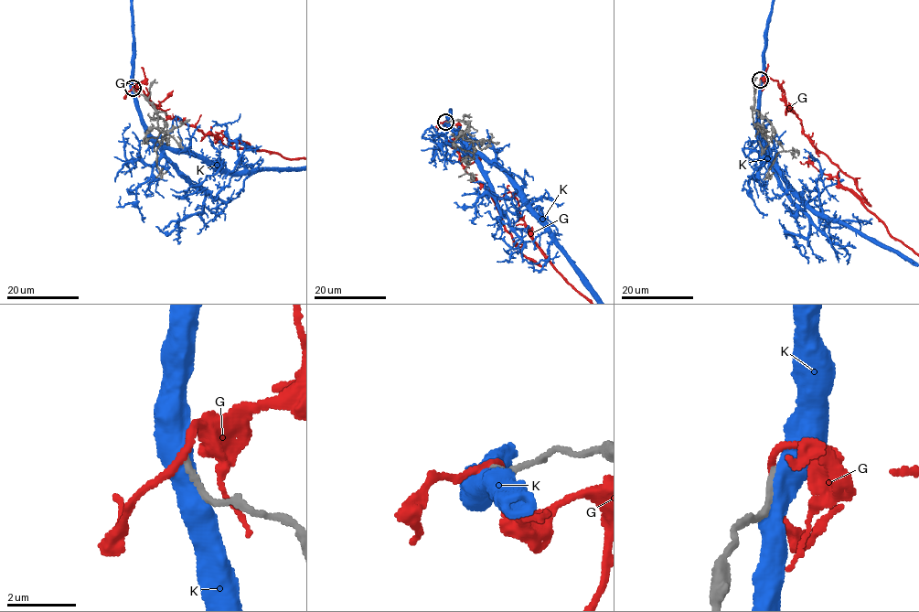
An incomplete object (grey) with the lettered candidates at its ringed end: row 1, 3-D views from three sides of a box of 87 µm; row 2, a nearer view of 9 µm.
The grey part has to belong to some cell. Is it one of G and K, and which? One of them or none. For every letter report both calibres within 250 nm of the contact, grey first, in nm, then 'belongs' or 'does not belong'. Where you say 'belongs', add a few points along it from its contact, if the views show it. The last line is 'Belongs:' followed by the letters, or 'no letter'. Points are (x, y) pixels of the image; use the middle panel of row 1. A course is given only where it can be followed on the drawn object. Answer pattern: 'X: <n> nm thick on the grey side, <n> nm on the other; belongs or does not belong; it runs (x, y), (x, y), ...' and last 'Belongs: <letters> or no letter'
G: 160 nm thick on the grey side, 190 nm on the other; does not belong
K: 240 nm thick on the grey side, 550 nm on the other; does not belong
Belongs: no letter

